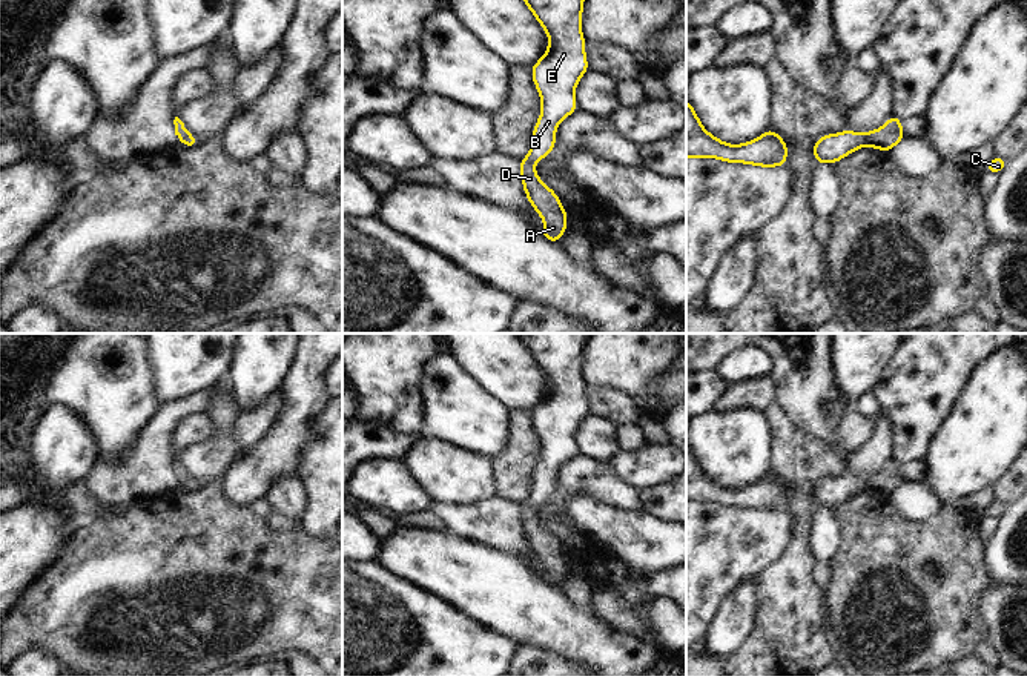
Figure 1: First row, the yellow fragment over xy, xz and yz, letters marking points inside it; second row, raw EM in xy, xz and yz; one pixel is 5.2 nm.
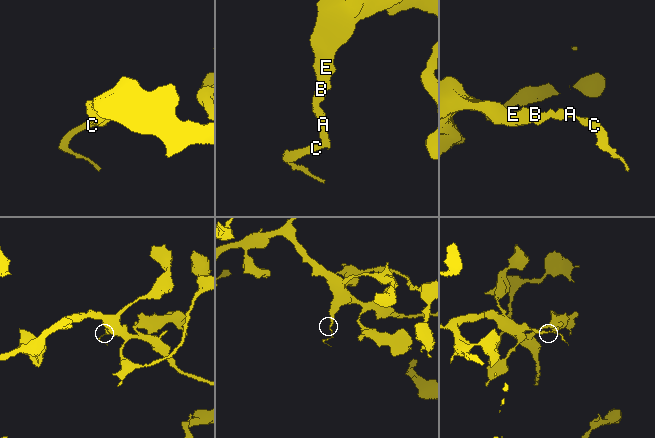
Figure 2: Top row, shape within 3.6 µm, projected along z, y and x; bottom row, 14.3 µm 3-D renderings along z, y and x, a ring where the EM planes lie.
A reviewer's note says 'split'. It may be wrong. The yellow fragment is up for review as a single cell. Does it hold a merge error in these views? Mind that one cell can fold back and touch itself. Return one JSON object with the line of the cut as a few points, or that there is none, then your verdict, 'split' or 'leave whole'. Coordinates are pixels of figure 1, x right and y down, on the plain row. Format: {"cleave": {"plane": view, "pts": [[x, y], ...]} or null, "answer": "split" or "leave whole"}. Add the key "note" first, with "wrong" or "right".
{"note": "right", "cleave": {"plane": "yz", "pts": [[861, 477], [866, 489]]}, "answer": "split"}

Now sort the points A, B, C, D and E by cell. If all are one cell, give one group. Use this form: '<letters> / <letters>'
A C D / B E

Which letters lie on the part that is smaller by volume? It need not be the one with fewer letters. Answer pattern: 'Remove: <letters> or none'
Remove: A, C, D

